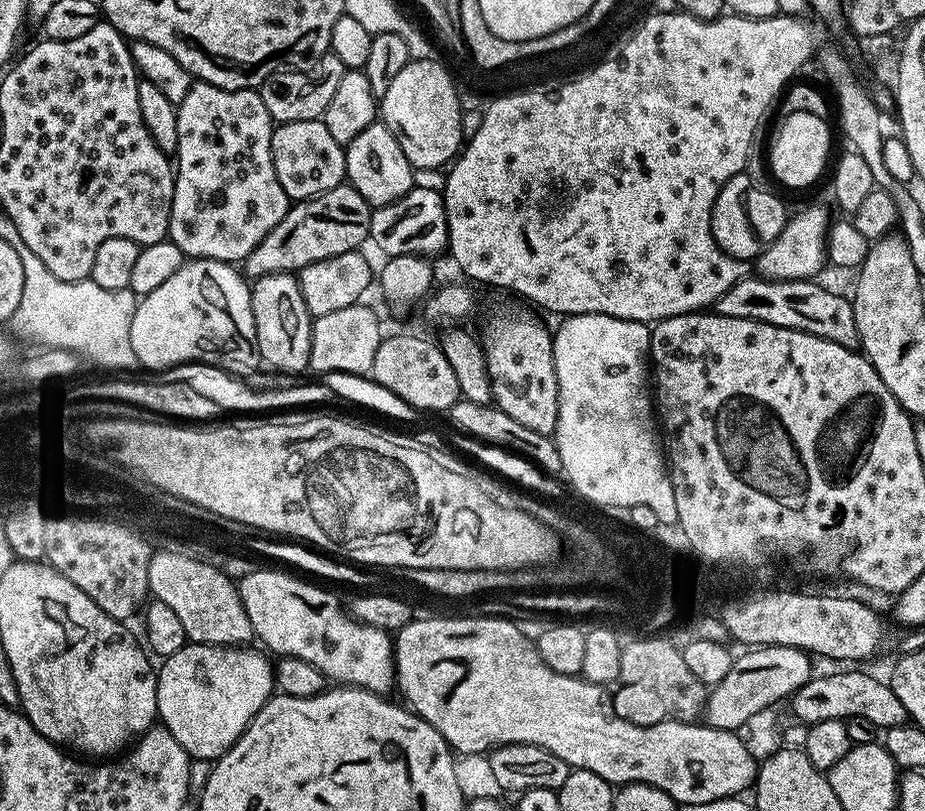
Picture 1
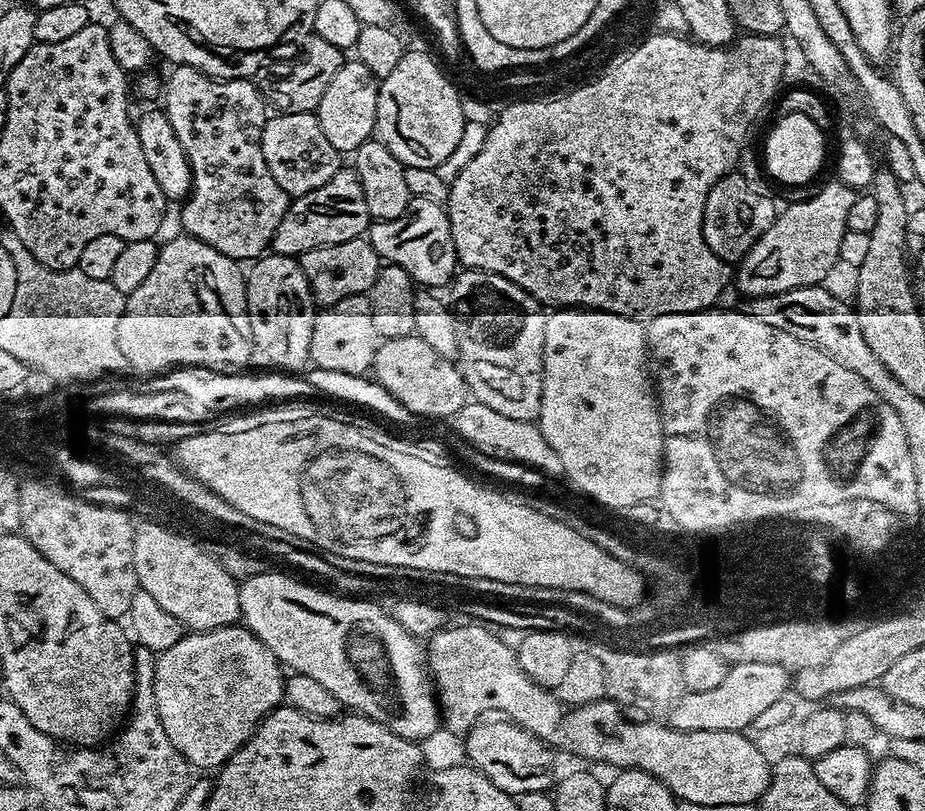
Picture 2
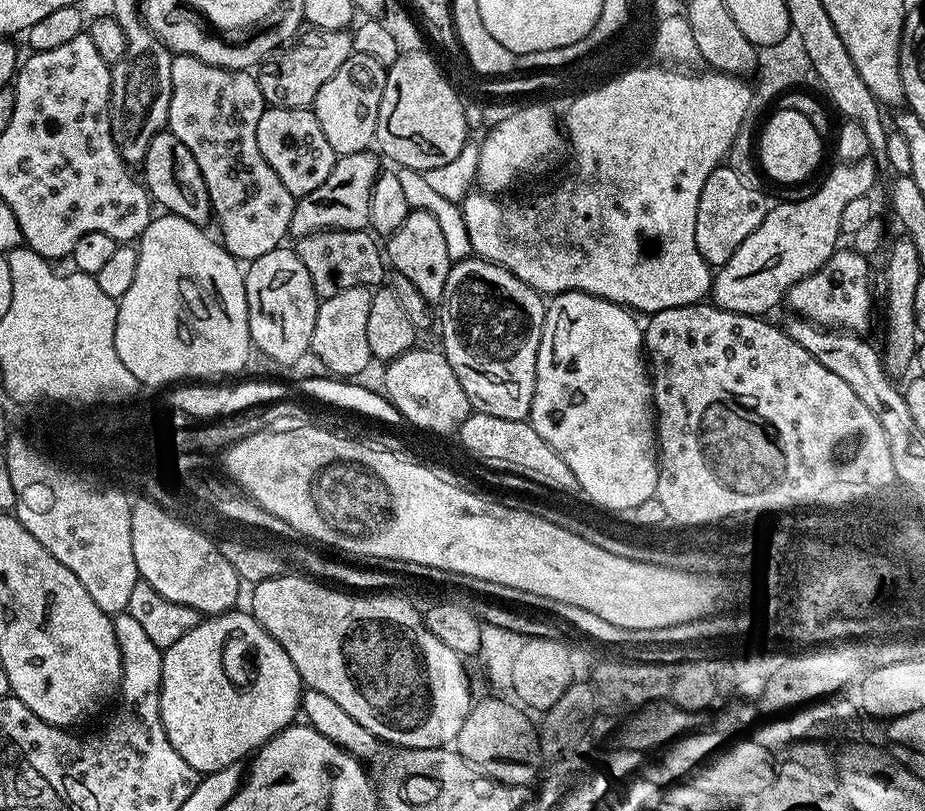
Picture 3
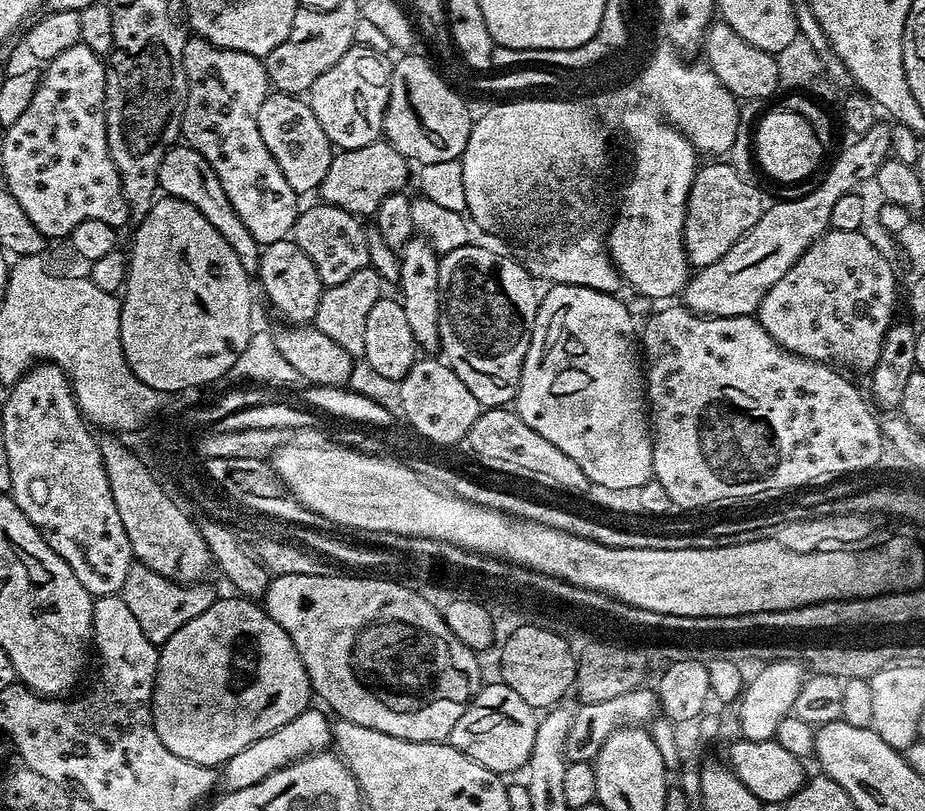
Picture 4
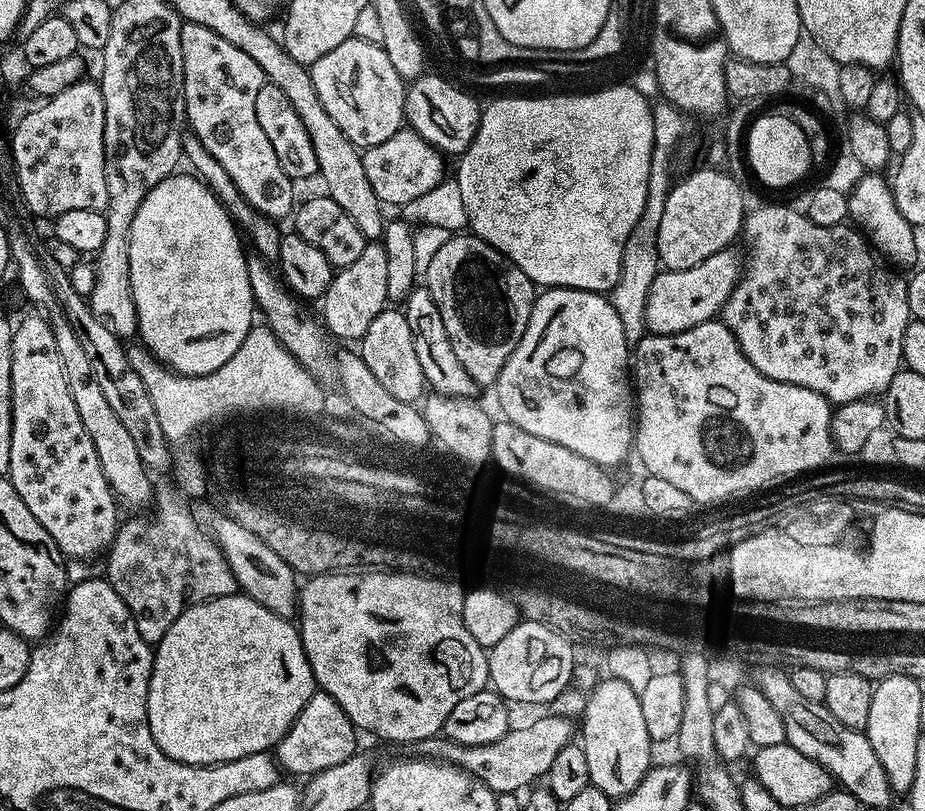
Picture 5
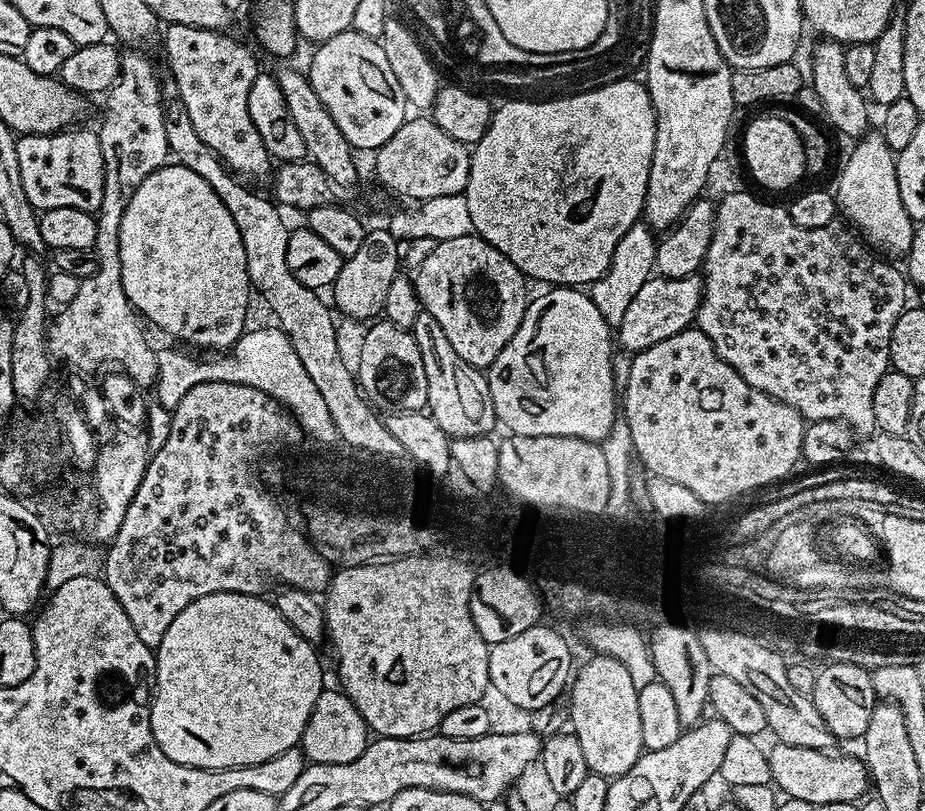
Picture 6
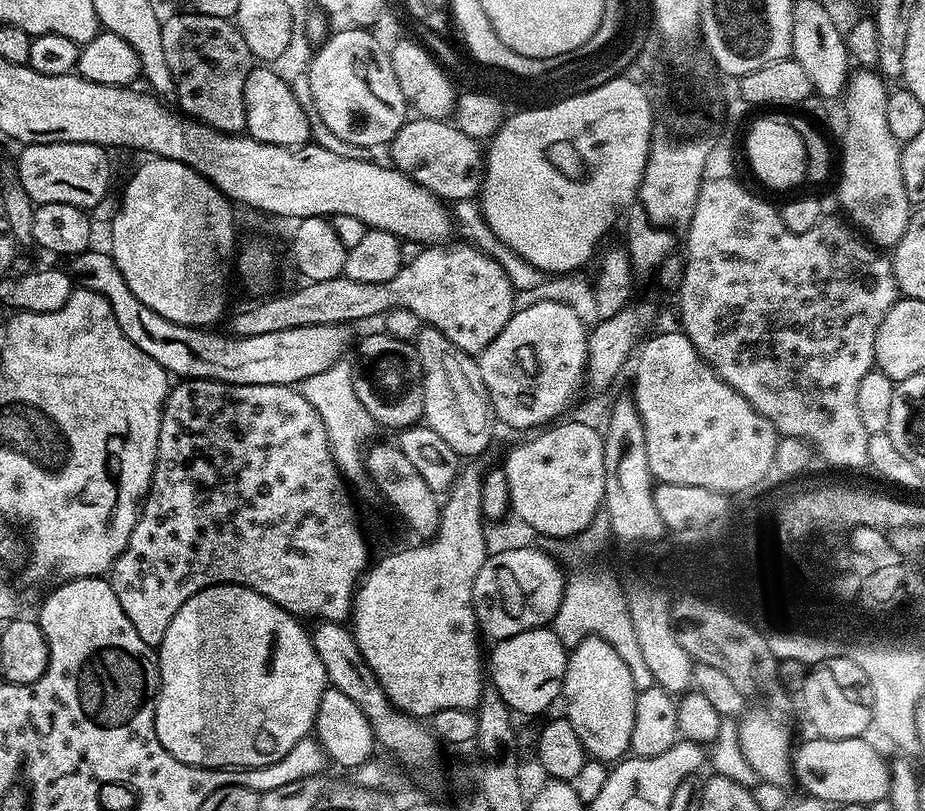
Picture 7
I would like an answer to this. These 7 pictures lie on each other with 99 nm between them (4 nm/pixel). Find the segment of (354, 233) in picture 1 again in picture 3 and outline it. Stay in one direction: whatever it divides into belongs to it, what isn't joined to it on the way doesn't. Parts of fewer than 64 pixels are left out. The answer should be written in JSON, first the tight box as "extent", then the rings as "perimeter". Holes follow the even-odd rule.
{"extent":[288,150,382,238],"perimeter":[[[365,150],[336,157],[336,165],[330,170],[326,182],[310,194],[299,197],[292,221],[288,227],[293,237],[299,238],[319,232],[322,228],[345,228],[346,230],[364,230],[369,227],[370,198],[376,177],[382,171],[381,157],[375,151]]]}

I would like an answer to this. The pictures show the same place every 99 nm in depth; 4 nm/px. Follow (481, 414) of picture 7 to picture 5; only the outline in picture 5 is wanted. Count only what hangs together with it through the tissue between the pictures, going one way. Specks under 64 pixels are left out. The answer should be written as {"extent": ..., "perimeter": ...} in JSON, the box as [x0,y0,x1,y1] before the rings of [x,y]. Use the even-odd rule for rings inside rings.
{"extent":[402,286,478,398],"perimeter":[[[426,286],[412,289],[408,299],[403,301],[402,311],[406,322],[410,322],[410,330],[414,334],[414,350],[418,353],[418,362],[422,365],[427,387],[440,394],[451,394],[465,398],[475,397],[478,386],[470,374],[466,374],[466,366],[458,362],[458,354],[454,354],[454,346],[450,346],[450,334],[446,334],[446,322],[442,322],[442,314],[438,310],[438,302],[430,294]]]}

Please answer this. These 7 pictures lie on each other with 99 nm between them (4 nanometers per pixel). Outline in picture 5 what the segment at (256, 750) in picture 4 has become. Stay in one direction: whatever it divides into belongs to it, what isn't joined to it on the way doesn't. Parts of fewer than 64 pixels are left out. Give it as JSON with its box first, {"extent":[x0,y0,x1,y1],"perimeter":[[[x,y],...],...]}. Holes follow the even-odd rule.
{"extent":[276,690,358,777],"perimeter":[[[317,690],[312,693],[310,702],[302,706],[290,730],[276,743],[276,763],[287,775],[289,772],[292,776],[314,777],[322,770],[330,770],[330,766],[338,766],[338,762],[346,762],[346,758],[357,755],[356,736],[358,729],[350,722],[346,710],[342,710],[330,694]]]}

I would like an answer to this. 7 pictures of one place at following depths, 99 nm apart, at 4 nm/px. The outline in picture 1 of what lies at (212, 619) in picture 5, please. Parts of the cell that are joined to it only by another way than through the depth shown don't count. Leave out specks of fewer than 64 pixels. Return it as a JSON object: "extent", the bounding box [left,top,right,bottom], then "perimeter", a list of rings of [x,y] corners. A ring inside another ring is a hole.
{"extent":[156,642,274,762],"perimeter":[[[189,642],[184,645],[182,650],[178,650],[172,656],[167,657],[161,663],[164,665],[159,665],[156,678],[156,711],[159,723],[166,730],[170,730],[170,734],[174,734],[178,746],[182,746],[182,750],[186,750],[193,761],[208,760],[207,762],[215,762],[221,756],[225,756],[230,750],[230,746],[234,746],[236,739],[248,728],[248,723],[255,718],[258,710],[262,710],[264,703],[272,699],[274,695],[274,668],[270,660],[268,664],[267,658],[269,659],[269,657],[263,651],[260,652],[255,652],[252,646],[225,646],[222,644],[194,644]]]}

